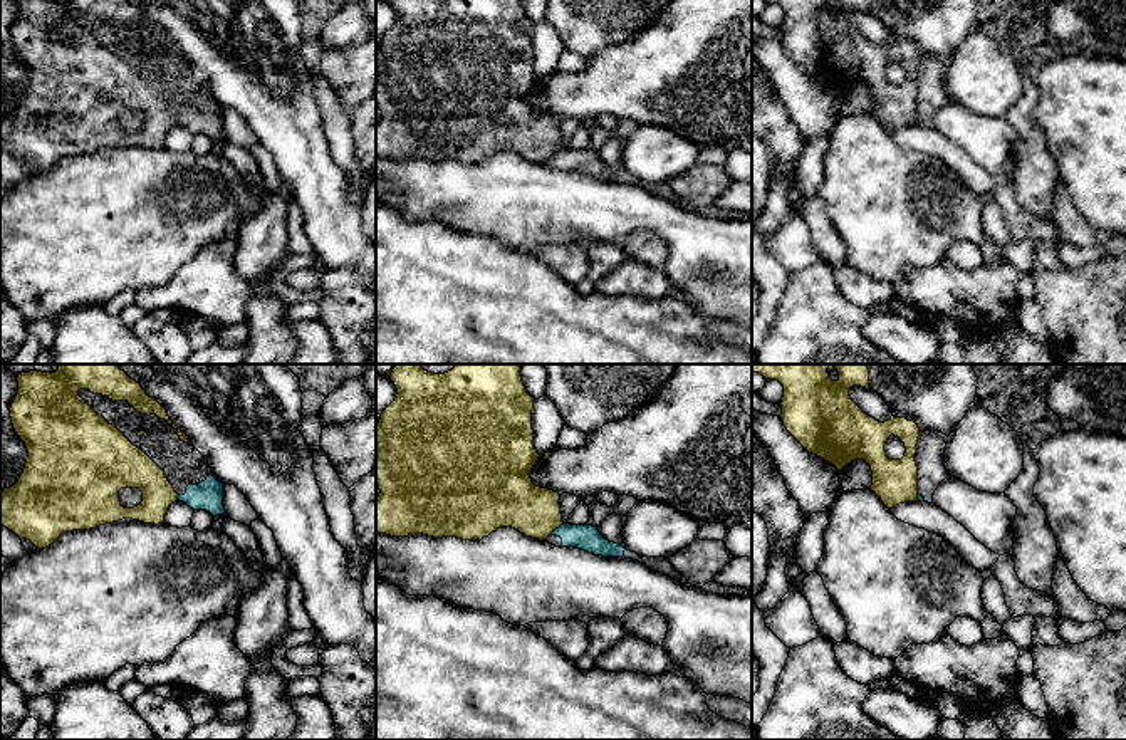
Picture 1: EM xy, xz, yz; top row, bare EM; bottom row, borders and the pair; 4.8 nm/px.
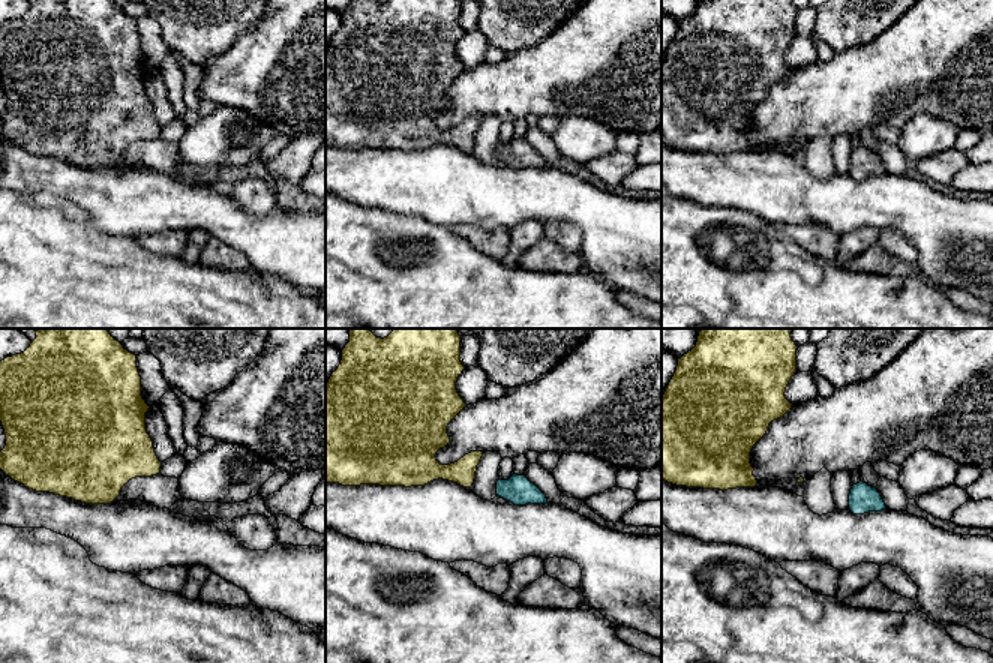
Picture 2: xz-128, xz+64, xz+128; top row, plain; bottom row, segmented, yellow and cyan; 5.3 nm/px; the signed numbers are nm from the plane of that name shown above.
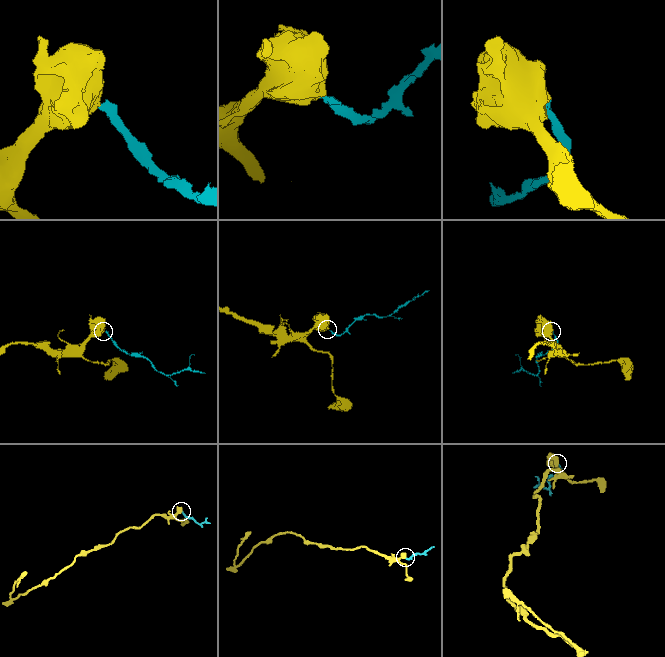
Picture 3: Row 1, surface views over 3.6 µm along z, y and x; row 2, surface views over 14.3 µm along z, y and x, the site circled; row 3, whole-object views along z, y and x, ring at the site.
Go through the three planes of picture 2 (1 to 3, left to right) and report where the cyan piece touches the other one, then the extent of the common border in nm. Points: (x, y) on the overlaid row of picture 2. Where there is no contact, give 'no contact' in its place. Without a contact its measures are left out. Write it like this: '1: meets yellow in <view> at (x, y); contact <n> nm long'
1: no contact
2: no contact
3: no contact

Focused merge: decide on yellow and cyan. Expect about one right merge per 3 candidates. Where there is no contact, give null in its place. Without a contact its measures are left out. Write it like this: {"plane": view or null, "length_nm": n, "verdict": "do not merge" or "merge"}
{"plane": "xz", "length_nm": 90, "verdict": "do not merge"}

